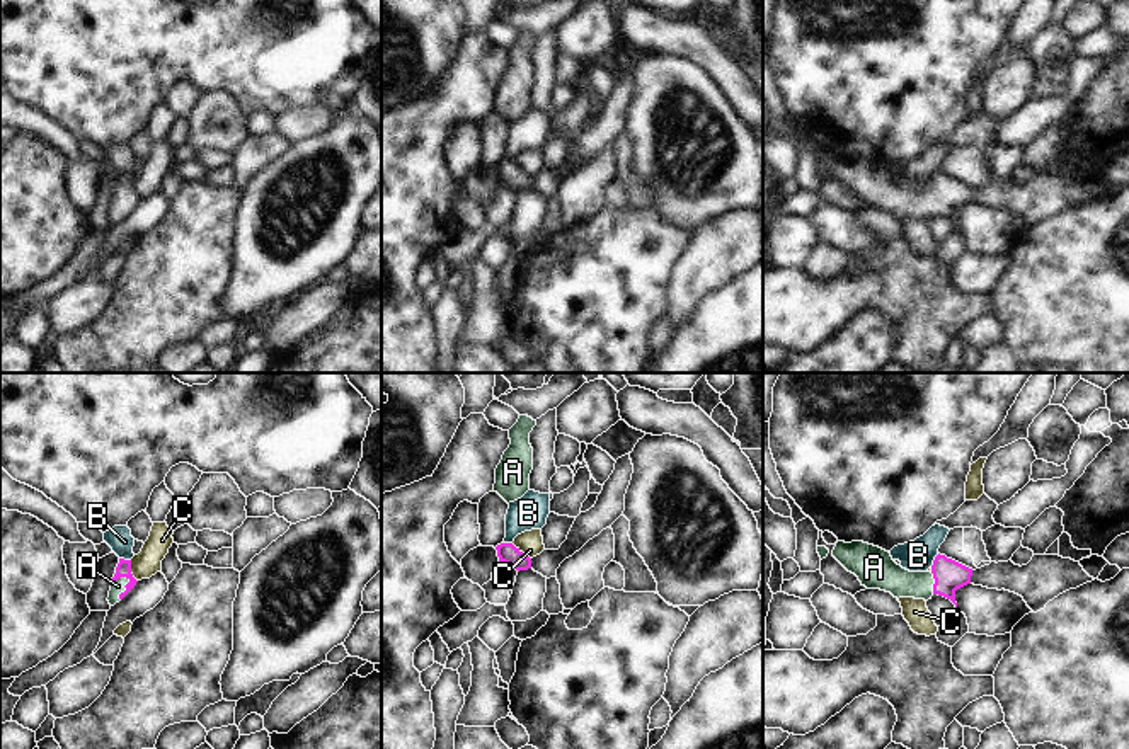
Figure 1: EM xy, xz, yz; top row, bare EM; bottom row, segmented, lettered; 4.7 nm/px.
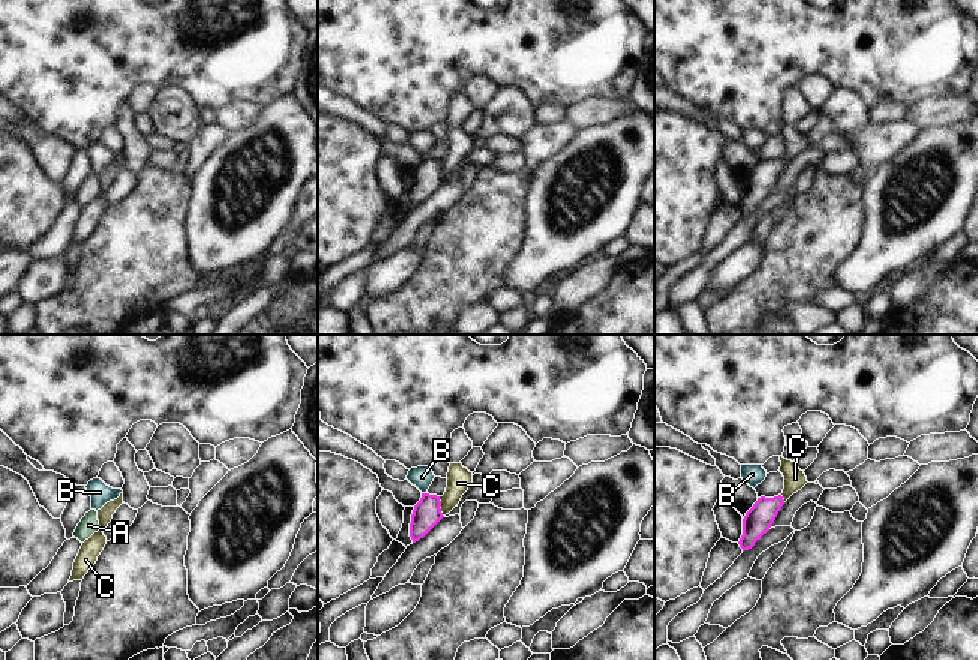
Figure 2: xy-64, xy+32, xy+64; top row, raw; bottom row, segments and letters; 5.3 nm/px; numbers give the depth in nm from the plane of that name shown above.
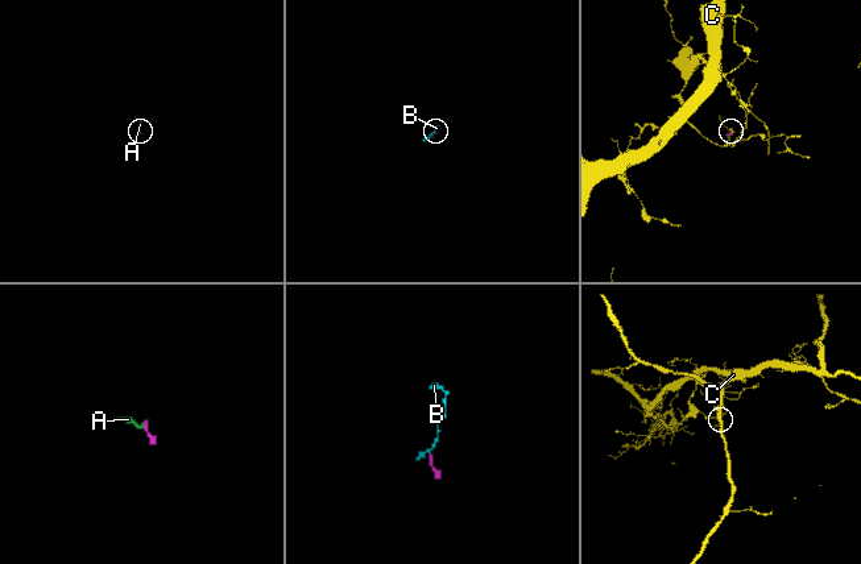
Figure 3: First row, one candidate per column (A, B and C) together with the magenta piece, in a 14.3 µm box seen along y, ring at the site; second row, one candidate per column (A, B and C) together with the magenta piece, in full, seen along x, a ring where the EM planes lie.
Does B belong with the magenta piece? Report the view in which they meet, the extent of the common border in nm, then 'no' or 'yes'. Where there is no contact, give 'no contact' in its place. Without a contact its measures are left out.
yz | 80 nm | no

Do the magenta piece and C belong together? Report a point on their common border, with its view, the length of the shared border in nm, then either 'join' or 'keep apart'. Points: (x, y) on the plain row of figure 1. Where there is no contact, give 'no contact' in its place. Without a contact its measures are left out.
contact xy (130, 189); length 110 nm; keep apart

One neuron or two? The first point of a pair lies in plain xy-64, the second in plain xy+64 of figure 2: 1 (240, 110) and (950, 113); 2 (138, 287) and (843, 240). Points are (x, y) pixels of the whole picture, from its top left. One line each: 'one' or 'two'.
1: one
2: one

